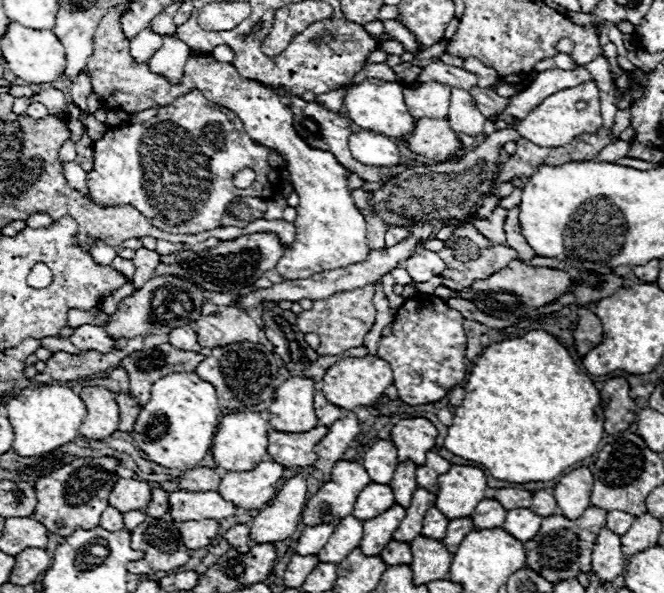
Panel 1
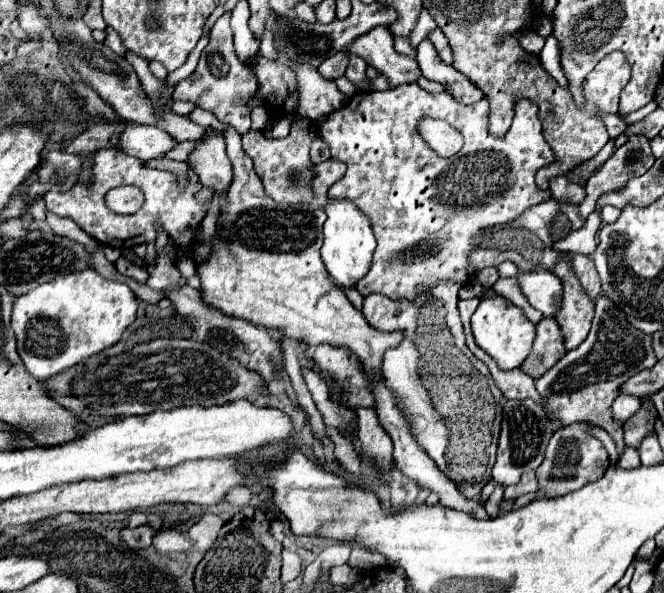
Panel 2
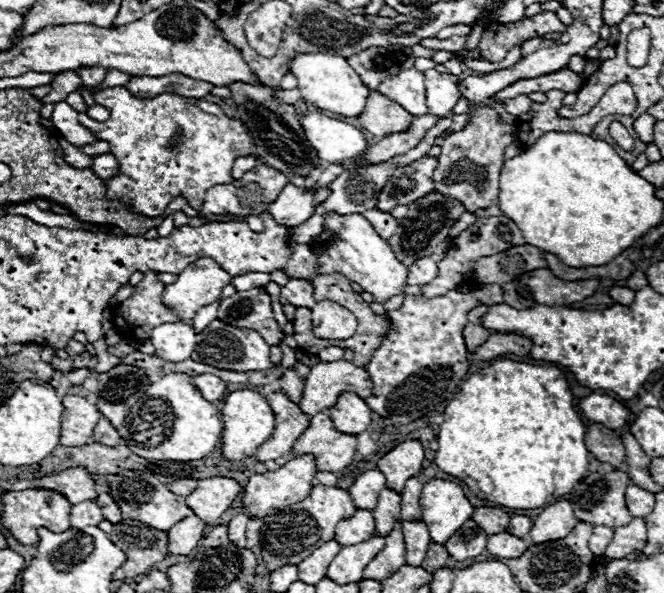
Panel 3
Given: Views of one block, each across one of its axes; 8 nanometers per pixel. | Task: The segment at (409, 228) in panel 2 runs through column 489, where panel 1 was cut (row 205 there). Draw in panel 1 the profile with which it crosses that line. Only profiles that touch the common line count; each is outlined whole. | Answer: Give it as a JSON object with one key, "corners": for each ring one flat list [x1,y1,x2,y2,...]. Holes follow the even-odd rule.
{"corners":[[190,90,188,94,176,98,170,106,160,108,160,114,156,114,156,116,154,116,152,120,148,120,146,124,134,124,134,126,110,128,100,140,96,140,96,142,92,144,92,150,94,150,94,168,92,168,92,172,88,172,90,198,92,198,94,202,100,202,102,206,114,206,114,204,120,204,120,206,122,206,122,204,132,204,132,206,136,206,136,210,140,210,140,214,144,214,146,218,156,218,156,220,150,220,150,222,152,222,156,228,164,230,164,232,174,232,174,234,200,234,200,232,206,232,206,230,214,230,214,228,220,226,220,218,222,218,222,214,226,212,226,206,228,206,232,200,236,200,236,198,244,198,244,196,274,198,274,196,280,192,280,188,282,188,282,176,280,176,280,172,268,164,268,156,270,156,272,150,266,148,266,146,262,146,262,144,258,144,258,142,254,142,254,140,246,134,242,120,240,120,234,112,226,110,226,108,214,104,214,102,210,102,208,98,204,98,204,94,200,94,200,90],[224,112,226,112,226,114,224,114],[244,168,250,168,250,170,256,172,256,182,254,182,250,188,240,190,240,188,236,188,236,186,232,184,232,178,234,178,236,172,240,172,240,170,244,170],[172,172,174,172,174,176,176,176,176,184,178,184,178,186,176,186,176,192,174,192,174,186,172,186,172,180,174,180,174,178,172,178]]}

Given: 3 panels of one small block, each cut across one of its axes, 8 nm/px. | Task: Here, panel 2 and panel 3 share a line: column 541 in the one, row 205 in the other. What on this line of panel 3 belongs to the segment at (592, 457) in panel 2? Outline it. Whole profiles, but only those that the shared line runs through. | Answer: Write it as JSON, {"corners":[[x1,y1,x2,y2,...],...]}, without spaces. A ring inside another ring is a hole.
{"corners":[[480,106,472,120,454,134,448,134,442,140,442,154,434,172,434,190,450,194,460,200,466,210,476,212,488,208,498,200,498,176,502,168,504,148,516,140,516,128,510,124,500,124,494,108]]}

